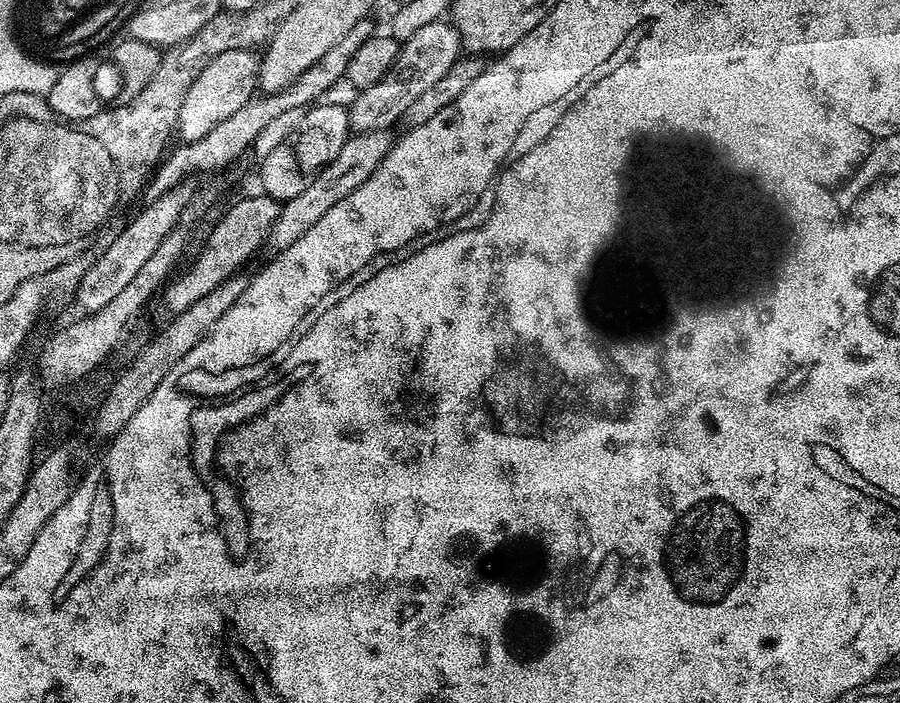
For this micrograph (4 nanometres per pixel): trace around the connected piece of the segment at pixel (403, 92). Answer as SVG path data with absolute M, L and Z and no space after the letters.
M439 19L416 30L407 41L401 43L396 60L387 74L372 86L361 89L352 104L349 104L350 130L357 133L391 129L390 126L399 121L407 107L450 70L461 52L460 35L449 21Z

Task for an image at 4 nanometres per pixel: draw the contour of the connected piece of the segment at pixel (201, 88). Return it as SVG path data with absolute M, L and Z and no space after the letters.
M251 48L226 50L226 54L218 54L218 58L214 58L202 70L202 74L190 82L190 90L186 90L186 98L182 98L182 110L178 110L176 123L176 132L181 136L179 139L187 142L206 138L214 126L219 126L221 122L226 122L226 118L242 110L242 106L246 106L246 102L257 95L260 61L261 57Z

